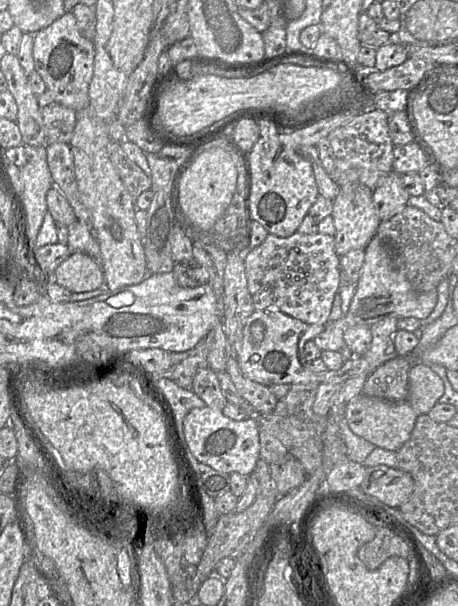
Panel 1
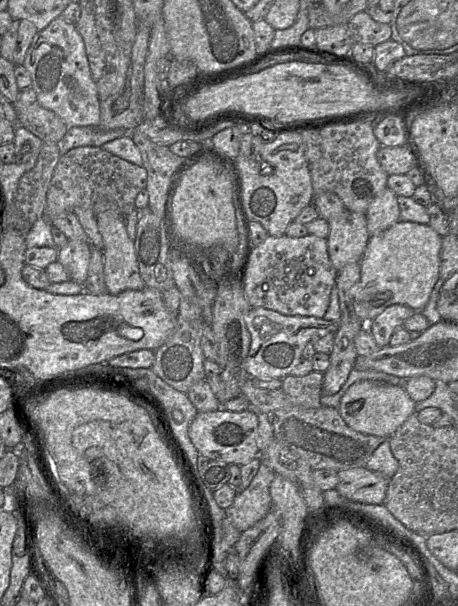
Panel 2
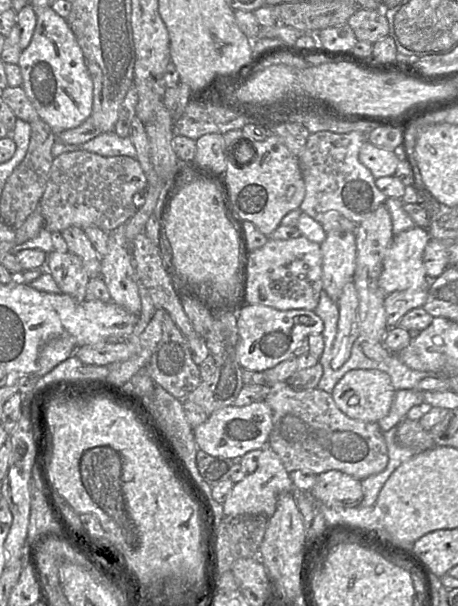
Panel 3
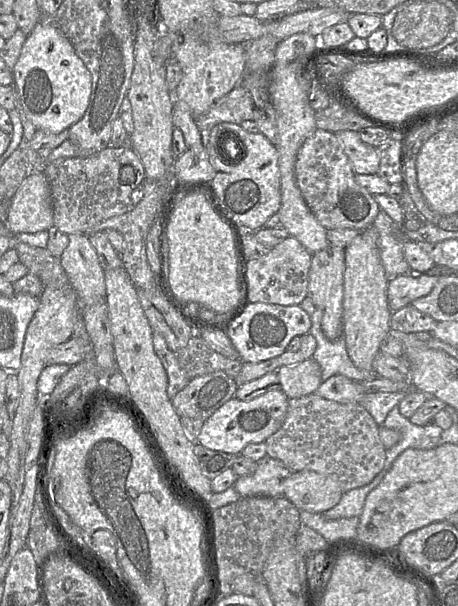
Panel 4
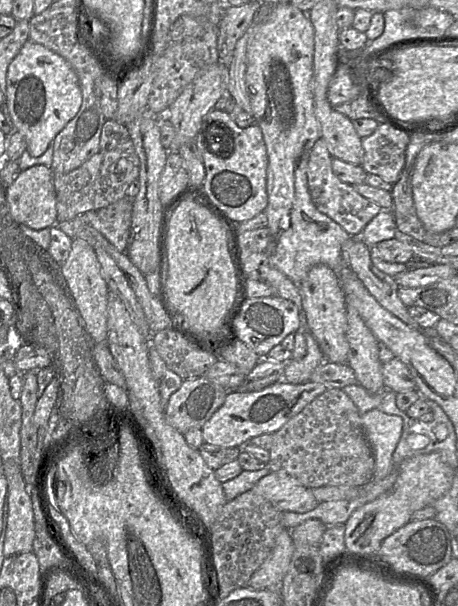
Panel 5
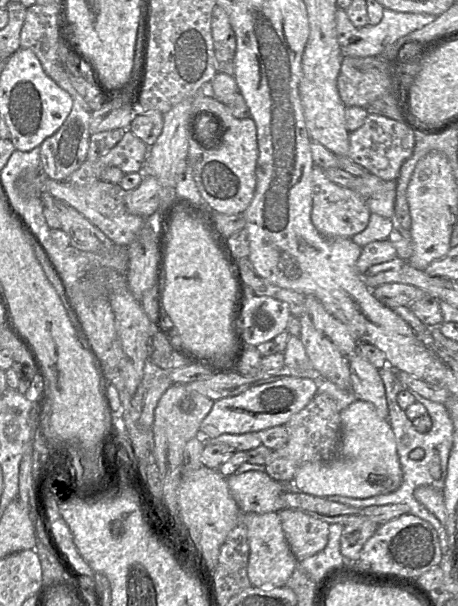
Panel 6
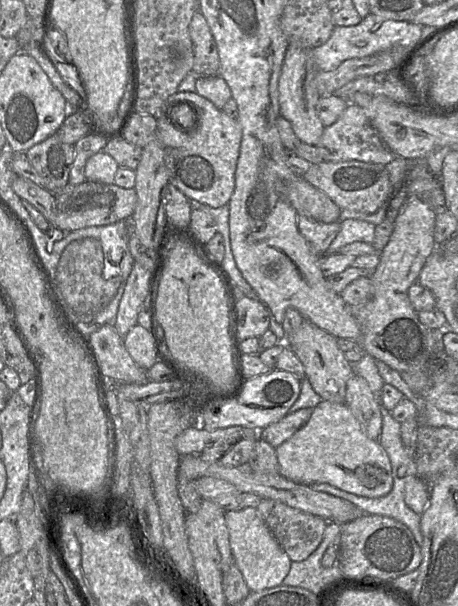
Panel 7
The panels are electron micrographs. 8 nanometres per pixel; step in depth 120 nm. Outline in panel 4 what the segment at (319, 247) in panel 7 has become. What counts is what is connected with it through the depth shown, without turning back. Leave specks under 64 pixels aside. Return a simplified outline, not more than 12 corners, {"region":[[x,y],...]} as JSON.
{"region":[[336,133],[302,144],[297,185],[327,230],[365,230],[380,212]]}

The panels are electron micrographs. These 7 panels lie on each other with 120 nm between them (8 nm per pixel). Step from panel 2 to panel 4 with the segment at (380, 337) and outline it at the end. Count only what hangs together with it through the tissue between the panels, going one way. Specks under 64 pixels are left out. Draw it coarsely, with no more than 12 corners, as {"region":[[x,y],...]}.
{"region":[[436,275],[390,277],[387,297],[391,312],[428,295]]}

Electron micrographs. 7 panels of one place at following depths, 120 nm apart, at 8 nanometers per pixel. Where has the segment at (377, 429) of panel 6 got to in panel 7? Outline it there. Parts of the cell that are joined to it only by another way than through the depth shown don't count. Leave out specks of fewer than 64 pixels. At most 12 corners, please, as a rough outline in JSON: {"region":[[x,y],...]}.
{"region":[[322,401],[276,448],[280,474],[387,495],[389,457],[345,403]]}

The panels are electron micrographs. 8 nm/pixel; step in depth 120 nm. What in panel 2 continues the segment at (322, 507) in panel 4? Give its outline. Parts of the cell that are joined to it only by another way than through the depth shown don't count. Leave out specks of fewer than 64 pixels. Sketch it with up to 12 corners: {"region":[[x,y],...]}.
{"region":[[366,467],[338,472],[337,492],[384,504],[389,479]]}

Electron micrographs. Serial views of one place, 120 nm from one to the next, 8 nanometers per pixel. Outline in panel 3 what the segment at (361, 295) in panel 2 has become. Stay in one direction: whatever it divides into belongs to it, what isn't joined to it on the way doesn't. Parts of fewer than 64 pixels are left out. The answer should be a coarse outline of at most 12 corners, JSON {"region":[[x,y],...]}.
{"region":[[419,226],[393,236],[379,277],[386,295],[427,281]]}

